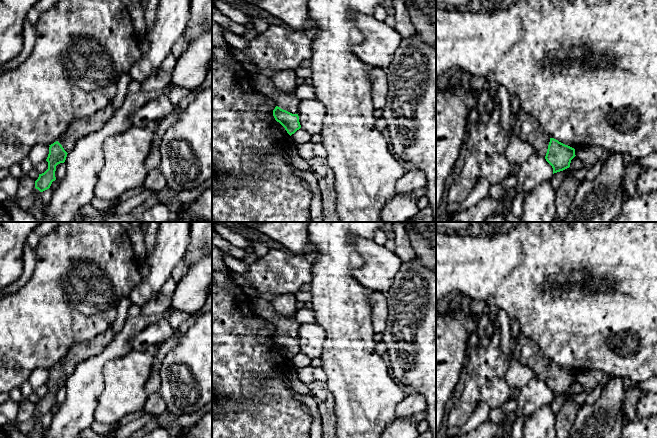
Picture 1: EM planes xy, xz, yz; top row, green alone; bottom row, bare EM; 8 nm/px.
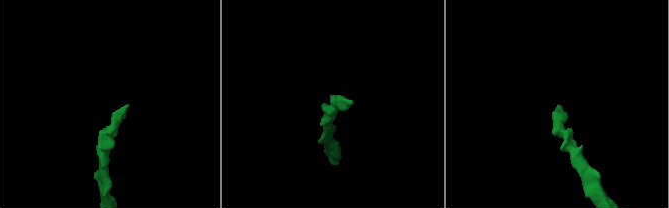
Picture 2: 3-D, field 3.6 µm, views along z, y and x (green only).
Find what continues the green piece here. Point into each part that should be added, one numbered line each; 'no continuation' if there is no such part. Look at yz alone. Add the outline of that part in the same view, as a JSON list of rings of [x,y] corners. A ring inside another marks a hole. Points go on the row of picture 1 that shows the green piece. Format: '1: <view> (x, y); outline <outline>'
1: yz (528, 129); outline [[[522,109],[518,114],[517,133],[524,142],[534,148],[539,156],[545,158],[550,137],[542,131],[538,121],[524,113]]]

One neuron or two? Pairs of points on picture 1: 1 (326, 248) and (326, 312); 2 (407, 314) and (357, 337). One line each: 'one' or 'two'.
1: one
2: two

